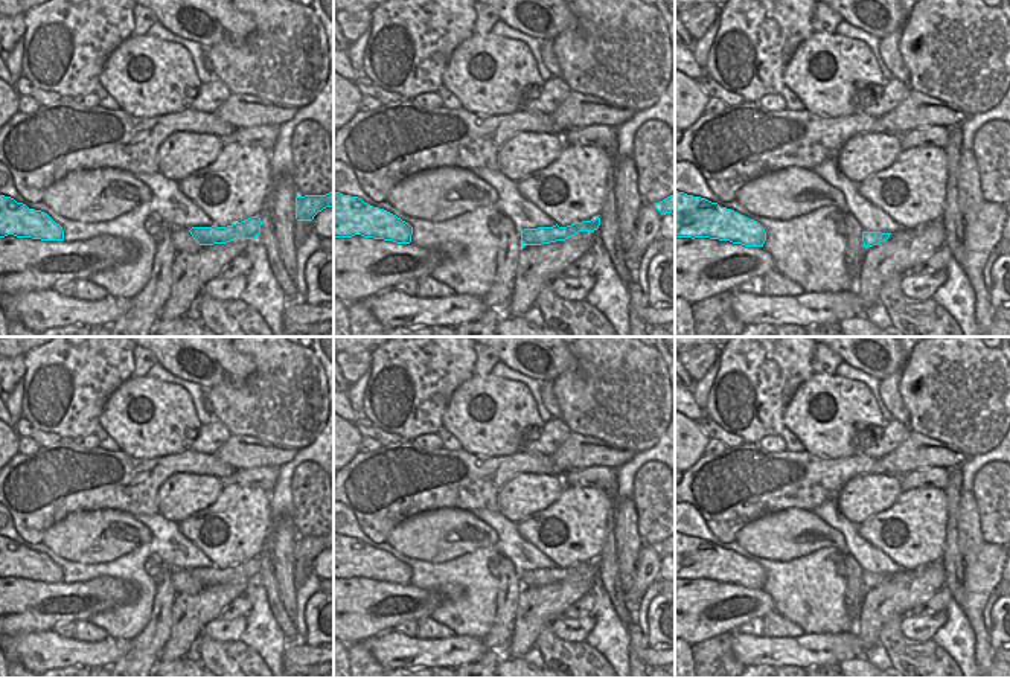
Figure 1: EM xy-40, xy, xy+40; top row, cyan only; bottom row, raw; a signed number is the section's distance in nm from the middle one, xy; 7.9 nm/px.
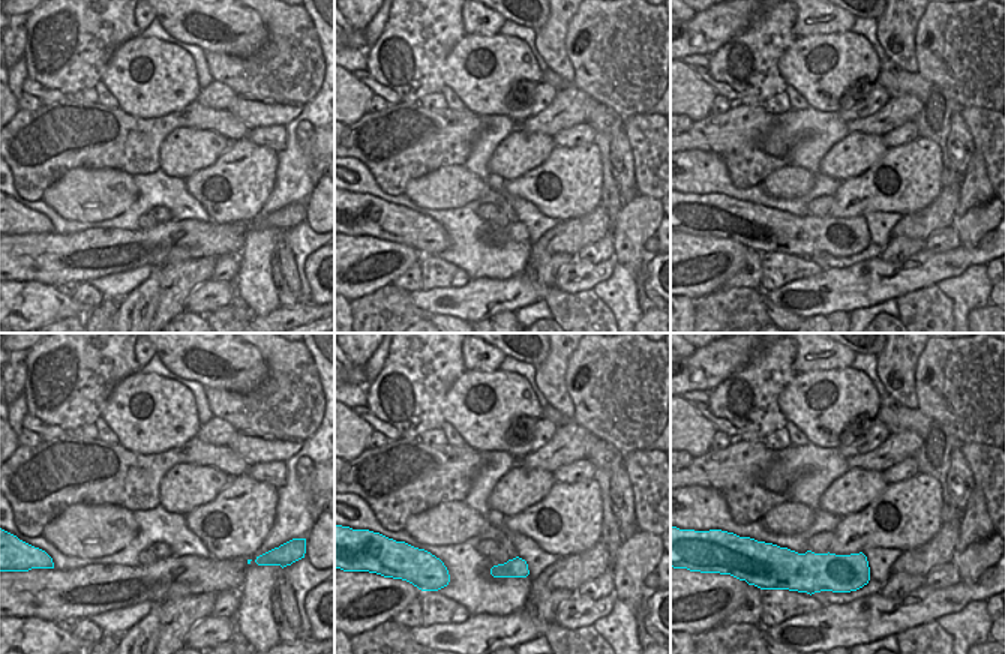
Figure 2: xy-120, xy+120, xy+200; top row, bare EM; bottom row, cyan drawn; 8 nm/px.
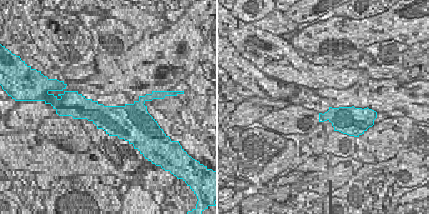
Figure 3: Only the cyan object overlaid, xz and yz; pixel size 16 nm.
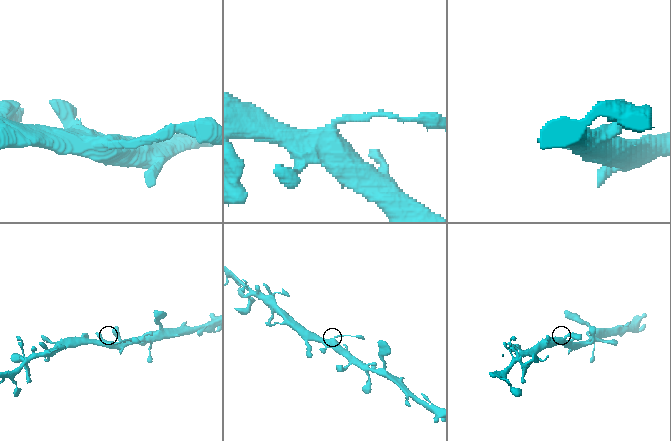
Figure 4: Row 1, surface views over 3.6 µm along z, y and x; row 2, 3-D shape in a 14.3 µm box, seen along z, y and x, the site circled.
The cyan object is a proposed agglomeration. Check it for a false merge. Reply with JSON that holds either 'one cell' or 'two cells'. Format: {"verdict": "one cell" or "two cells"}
{"verdict": "two cells"}

